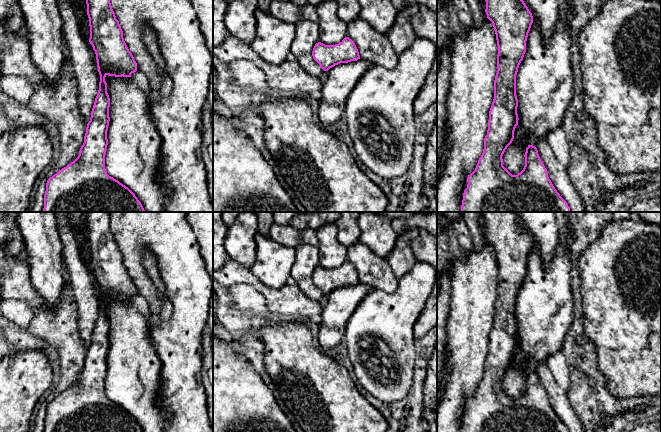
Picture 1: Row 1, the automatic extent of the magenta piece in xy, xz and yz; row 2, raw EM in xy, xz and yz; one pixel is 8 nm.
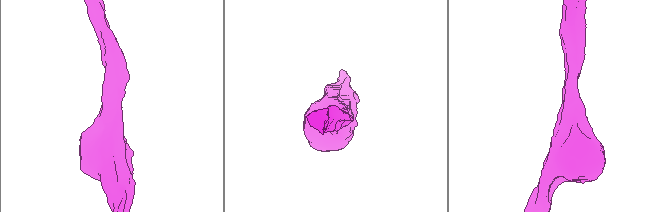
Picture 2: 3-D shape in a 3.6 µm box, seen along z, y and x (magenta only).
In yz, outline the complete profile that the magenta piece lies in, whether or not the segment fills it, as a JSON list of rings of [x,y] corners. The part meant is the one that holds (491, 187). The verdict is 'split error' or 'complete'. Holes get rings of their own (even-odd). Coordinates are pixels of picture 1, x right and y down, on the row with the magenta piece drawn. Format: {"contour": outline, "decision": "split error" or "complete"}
{"contour": [[[523,0],[485,1],[485,12],[496,34],[498,70],[494,80],[494,99],[489,111],[483,153],[475,170],[467,177],[468,184],[463,193],[461,212],[570,212],[567,202],[549,179],[548,171],[535,146],[528,145],[526,148],[525,166],[517,175],[512,175],[503,166],[502,156],[512,143],[518,125],[516,75],[526,52],[526,41],[533,16]]], "decision": "complete"}

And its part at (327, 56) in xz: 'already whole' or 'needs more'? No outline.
already whole

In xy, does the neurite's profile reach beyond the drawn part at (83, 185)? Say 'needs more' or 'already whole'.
already whole

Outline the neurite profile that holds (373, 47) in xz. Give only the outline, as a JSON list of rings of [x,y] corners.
[[[359,17],[346,23],[346,29],[361,59],[388,69],[397,66],[398,55],[385,34],[380,34]]]

